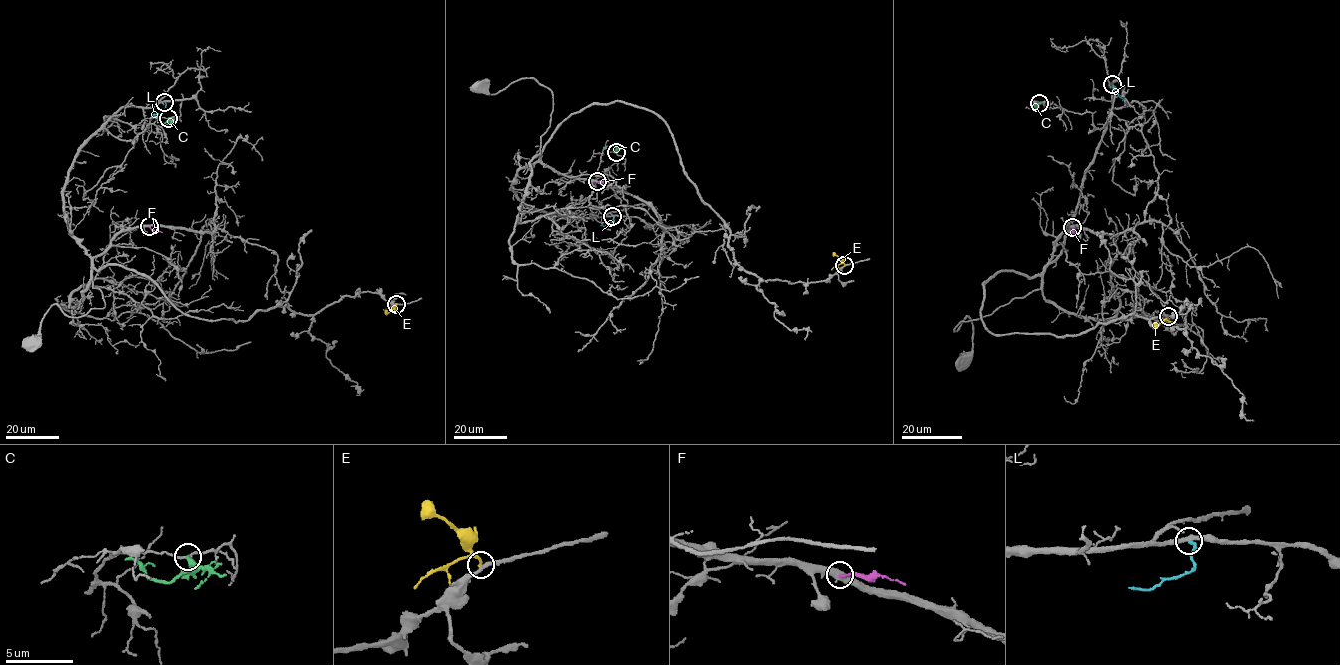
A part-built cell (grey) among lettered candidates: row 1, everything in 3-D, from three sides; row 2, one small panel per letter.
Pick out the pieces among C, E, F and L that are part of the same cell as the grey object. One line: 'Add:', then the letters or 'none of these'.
Add: none of these

